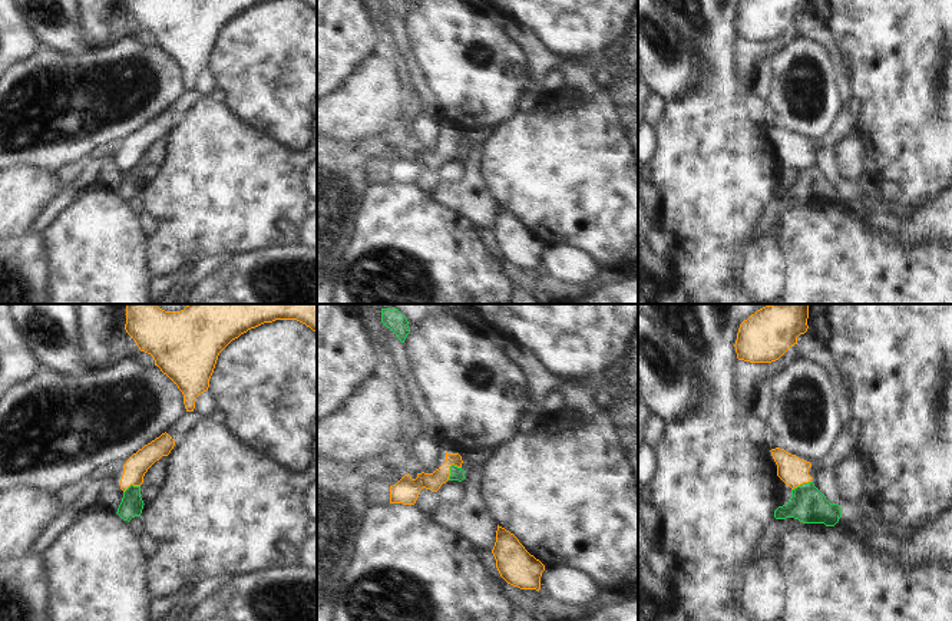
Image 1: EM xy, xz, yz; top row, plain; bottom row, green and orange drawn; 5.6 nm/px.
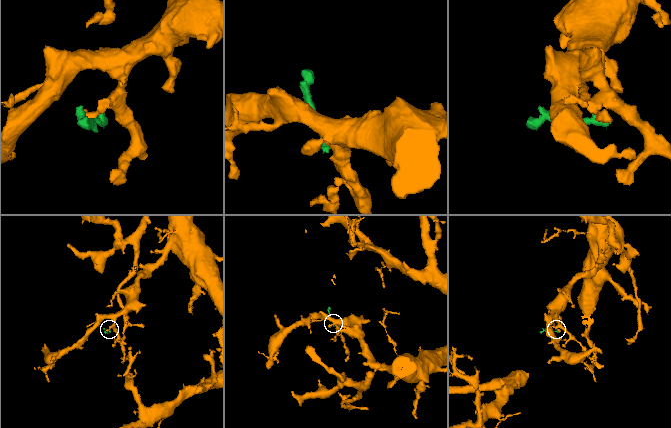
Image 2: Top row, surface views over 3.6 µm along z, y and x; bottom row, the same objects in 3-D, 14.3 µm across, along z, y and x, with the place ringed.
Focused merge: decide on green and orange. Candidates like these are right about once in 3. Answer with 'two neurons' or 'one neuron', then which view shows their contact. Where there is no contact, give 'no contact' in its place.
two neurons; meets green in xz

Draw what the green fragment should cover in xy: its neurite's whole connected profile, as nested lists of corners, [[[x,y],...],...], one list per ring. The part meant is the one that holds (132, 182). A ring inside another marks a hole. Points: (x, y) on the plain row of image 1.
[[[130,163],[125,171],[122,181],[118,186],[118,194],[123,199],[130,199],[135,195],[141,195],[142,188],[143,188],[143,179],[141,176],[141,165],[133,165]]]

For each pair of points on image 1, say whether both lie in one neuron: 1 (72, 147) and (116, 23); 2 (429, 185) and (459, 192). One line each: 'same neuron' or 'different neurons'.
1: different neurons
2: different neurons

